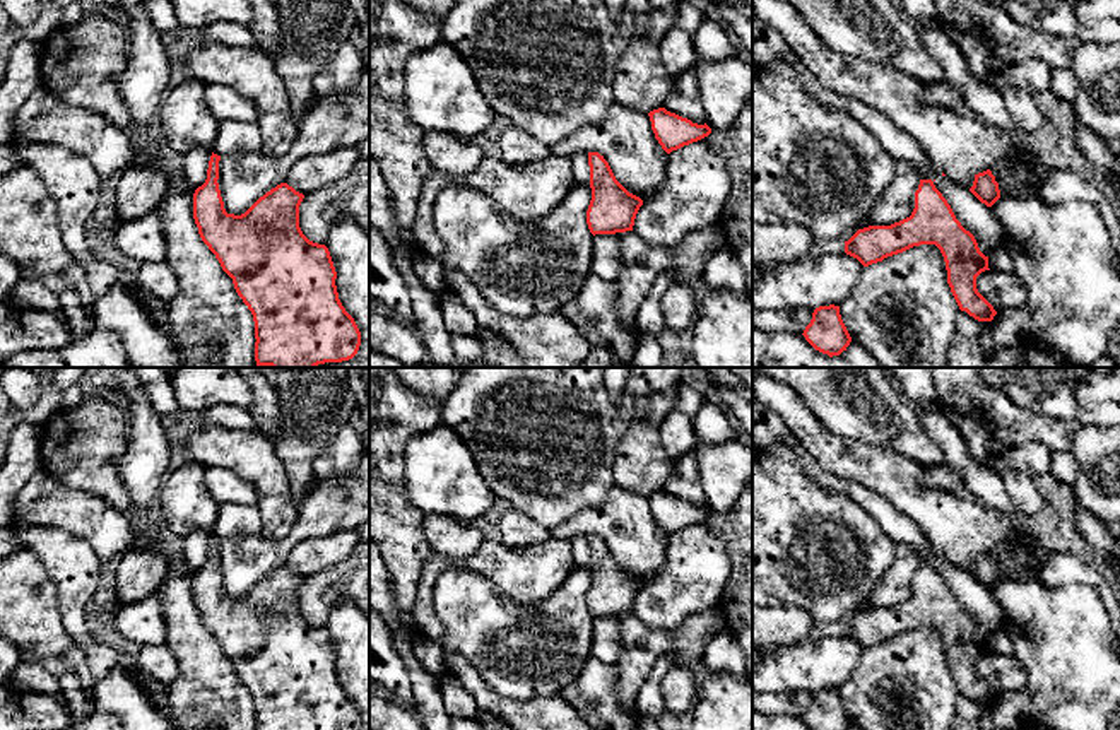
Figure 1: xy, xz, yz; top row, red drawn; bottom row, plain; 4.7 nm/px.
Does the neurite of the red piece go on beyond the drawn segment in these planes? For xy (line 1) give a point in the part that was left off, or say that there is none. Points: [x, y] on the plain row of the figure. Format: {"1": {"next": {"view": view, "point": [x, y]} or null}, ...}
{"1": {"next": null}}

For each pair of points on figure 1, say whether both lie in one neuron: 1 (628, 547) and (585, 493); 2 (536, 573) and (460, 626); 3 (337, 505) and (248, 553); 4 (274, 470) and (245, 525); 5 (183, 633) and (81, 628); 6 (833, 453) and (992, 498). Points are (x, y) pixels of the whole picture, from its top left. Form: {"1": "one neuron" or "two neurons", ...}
{"1": "two neurons", "2": "two neurons", "3": "one neuron", "4": "two neurons", "5": "two neurons", "6": "two neurons"}

